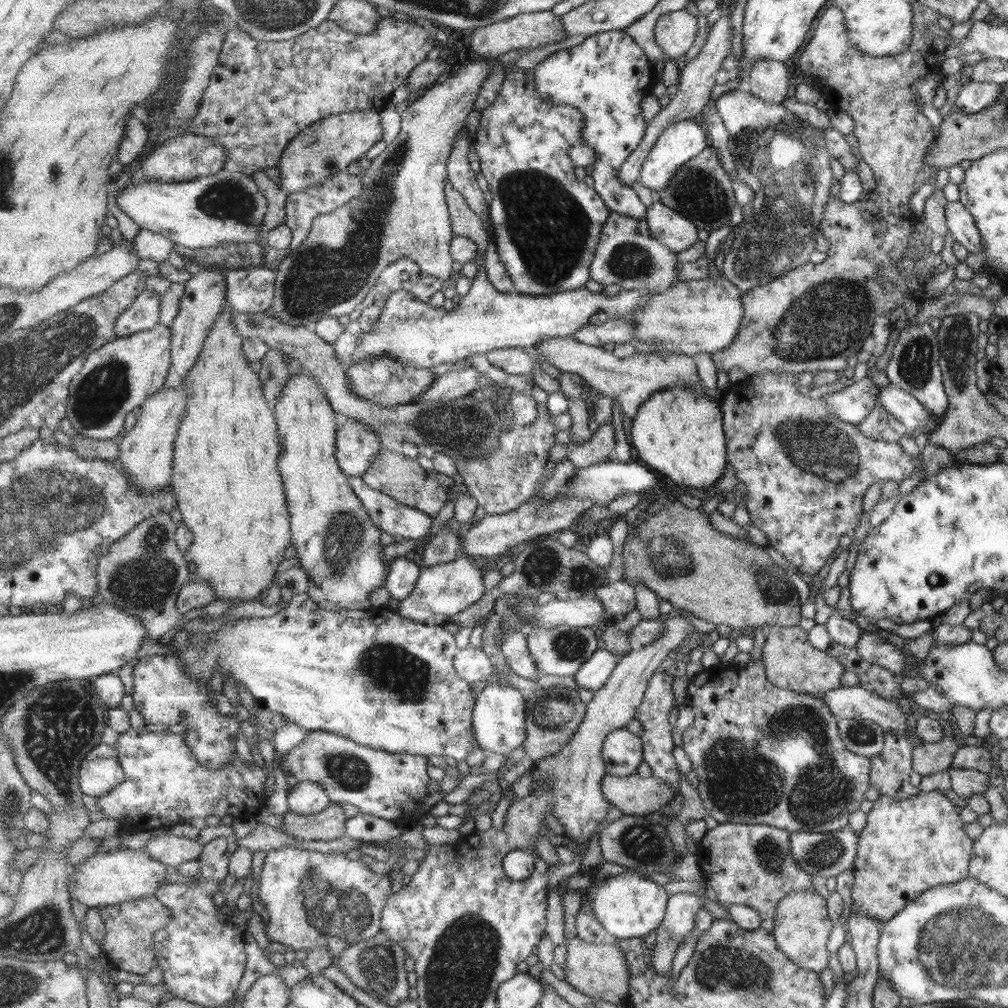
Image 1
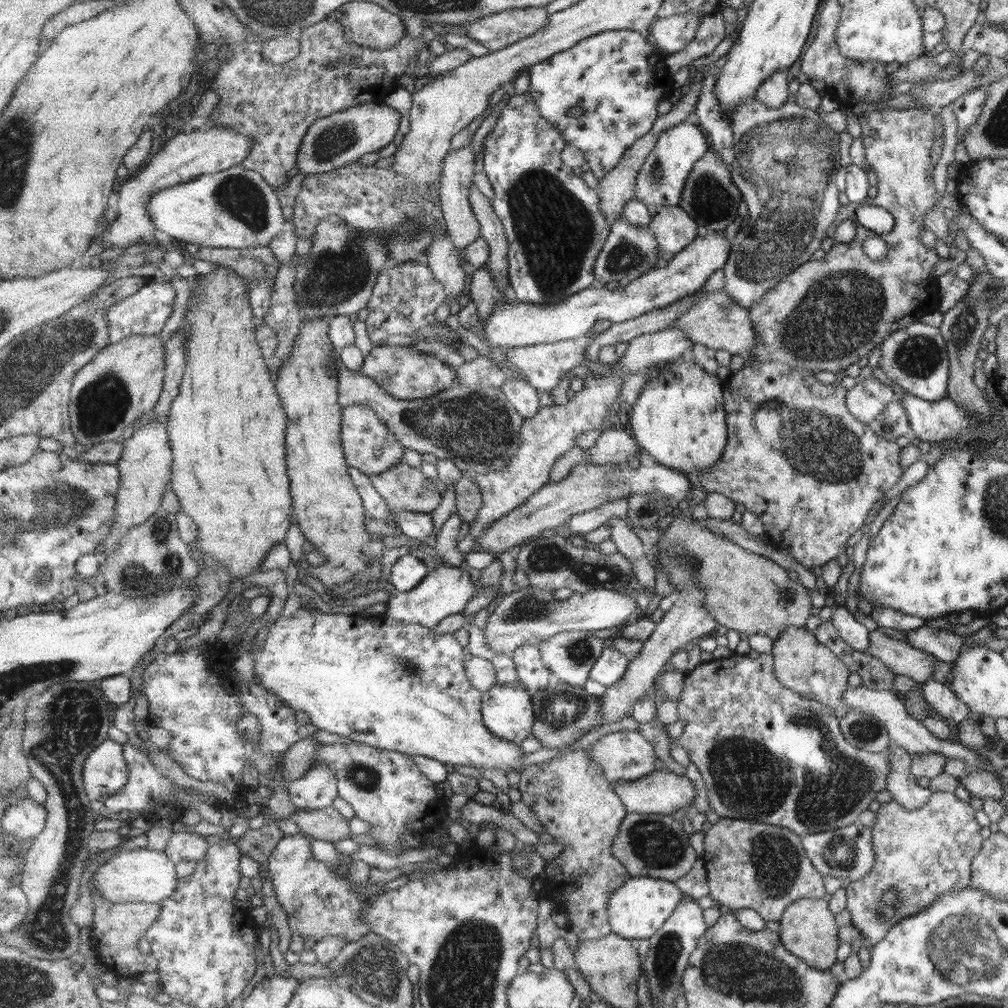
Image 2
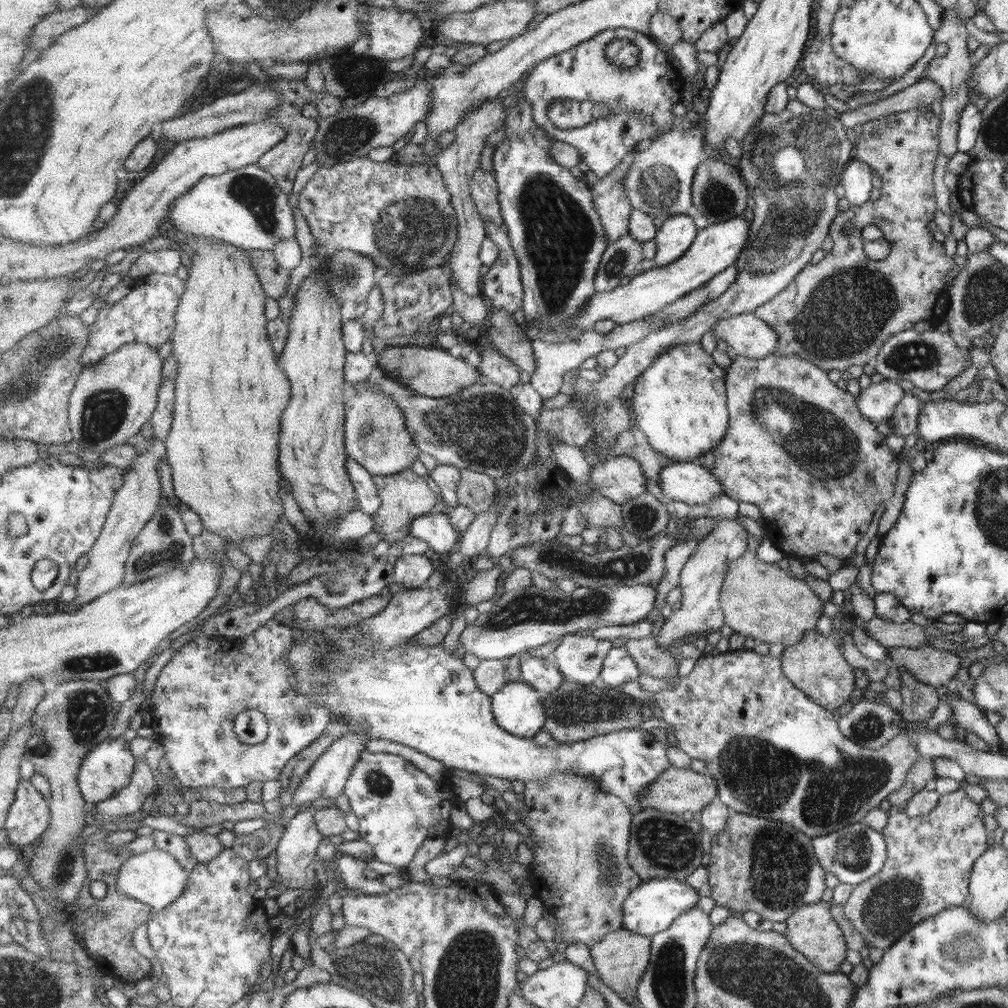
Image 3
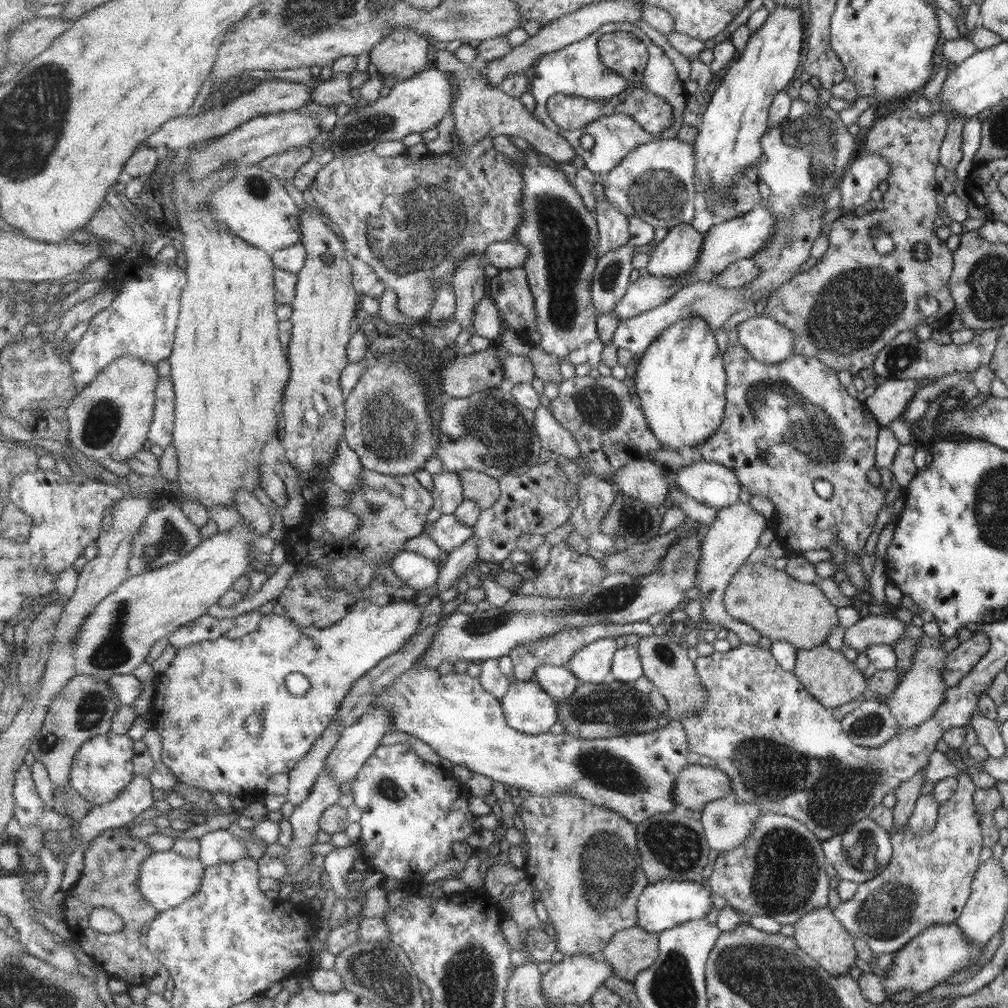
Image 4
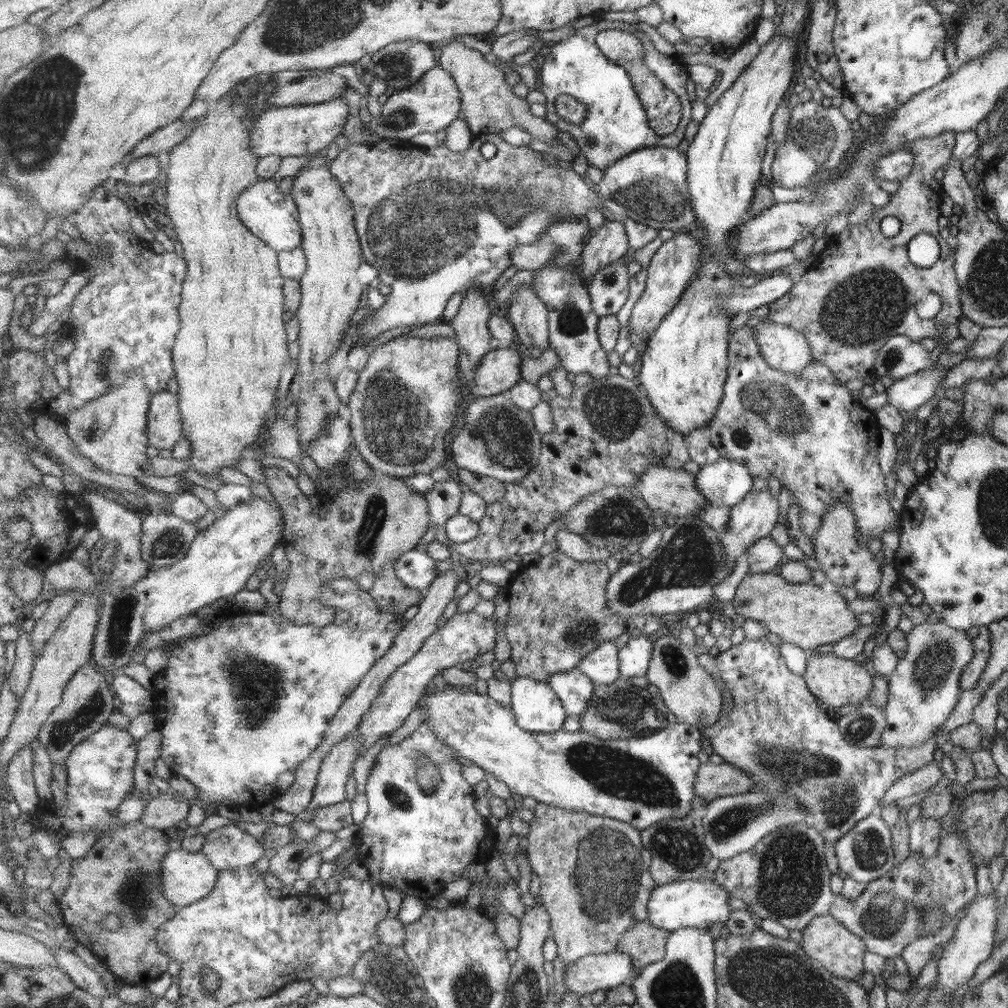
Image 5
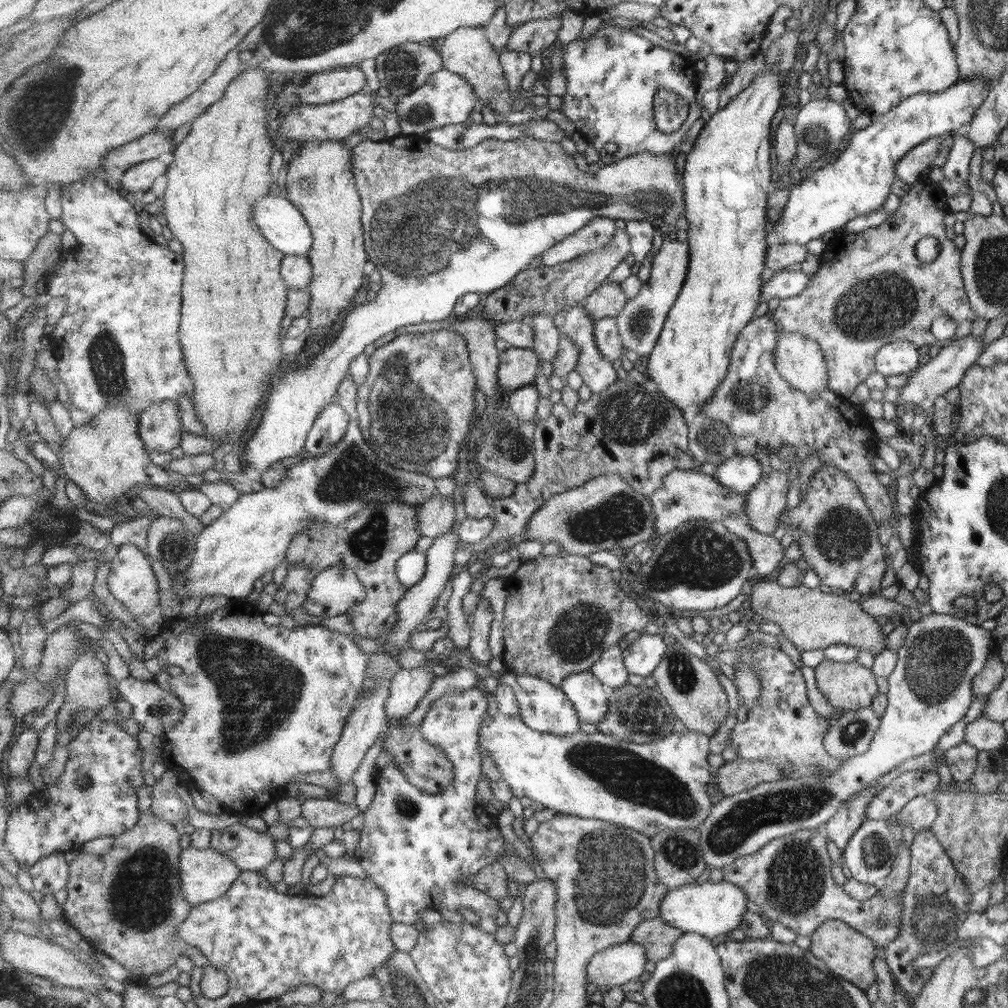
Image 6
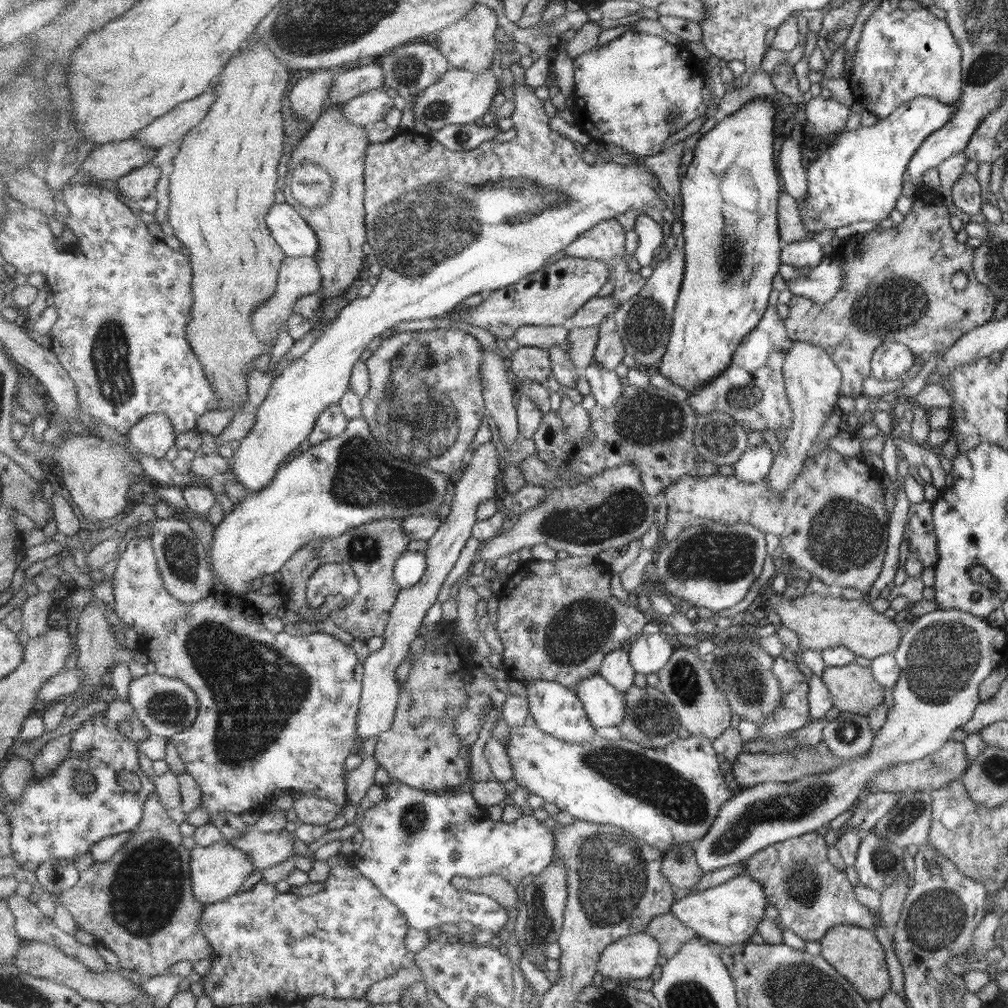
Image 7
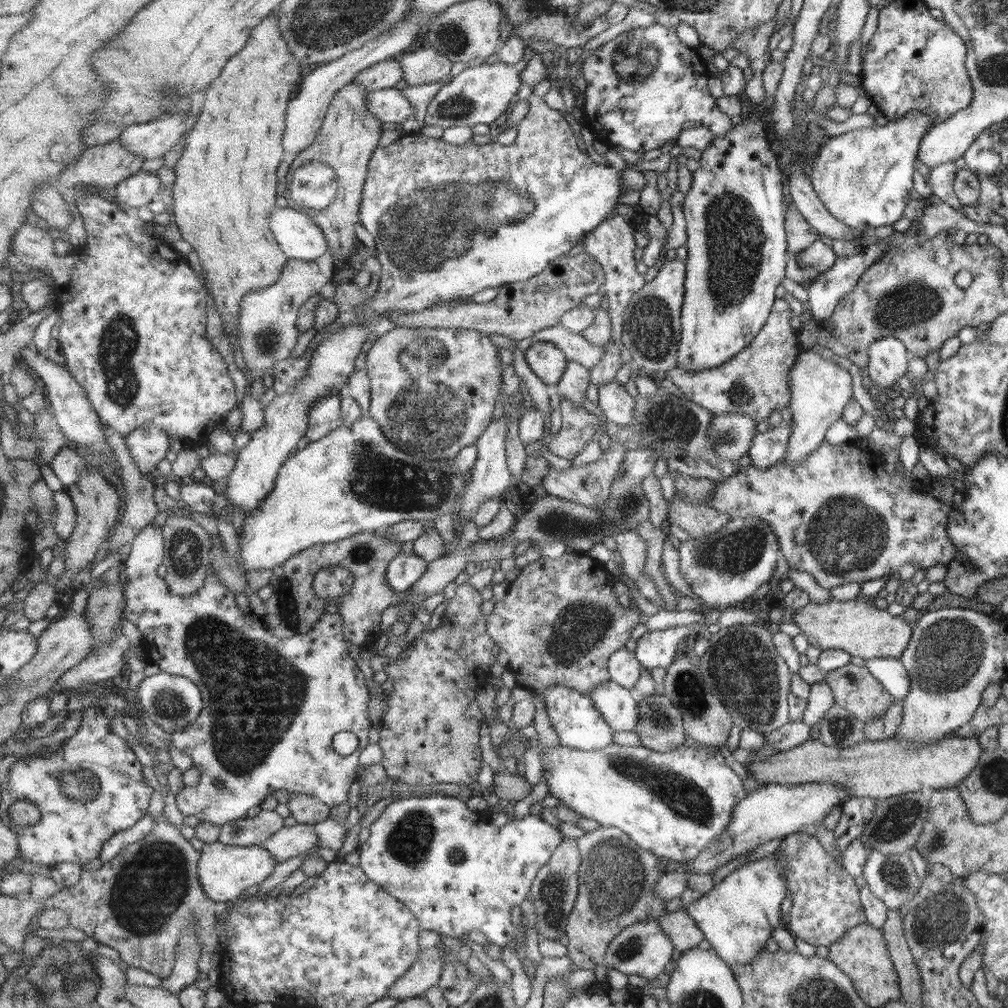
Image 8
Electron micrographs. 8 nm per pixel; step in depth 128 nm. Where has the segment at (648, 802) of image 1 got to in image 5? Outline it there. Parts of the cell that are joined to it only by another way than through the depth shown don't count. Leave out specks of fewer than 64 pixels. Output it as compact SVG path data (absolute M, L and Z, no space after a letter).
M725 762L701 764L695 780L695 793L701 796L705 804L719 797L746 793L752 787L753 781L747 771Z

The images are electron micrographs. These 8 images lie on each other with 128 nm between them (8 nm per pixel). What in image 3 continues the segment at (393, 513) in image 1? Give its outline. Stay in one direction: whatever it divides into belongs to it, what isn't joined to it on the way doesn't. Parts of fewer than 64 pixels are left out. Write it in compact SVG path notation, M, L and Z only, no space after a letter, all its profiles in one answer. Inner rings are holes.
M347 457L347 474L355 488L356 506L358 510L371 516L375 515L382 506L382 499L378 494L378 487L374 481L374 475L367 467L359 464L355 458ZM429 513L415 520L410 534L427 541L434 552L450 554L463 532L453 526L450 513Z

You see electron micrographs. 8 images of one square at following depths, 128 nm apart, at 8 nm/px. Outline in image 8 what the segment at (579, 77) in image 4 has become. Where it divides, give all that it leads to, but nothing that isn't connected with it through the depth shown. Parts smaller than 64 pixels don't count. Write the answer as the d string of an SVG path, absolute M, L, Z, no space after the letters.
M654 22L649 27L621 33L597 47L583 62L583 73L587 77L585 103L582 106L583 124L597 139L608 145L621 146L640 154L661 148L667 140L676 141L689 122L701 124L714 136L723 136L734 127L735 120L715 108L715 100L709 96L705 86L709 74L703 66L703 58L700 58L697 48L689 47L679 40L675 27L665 28L663 24Z

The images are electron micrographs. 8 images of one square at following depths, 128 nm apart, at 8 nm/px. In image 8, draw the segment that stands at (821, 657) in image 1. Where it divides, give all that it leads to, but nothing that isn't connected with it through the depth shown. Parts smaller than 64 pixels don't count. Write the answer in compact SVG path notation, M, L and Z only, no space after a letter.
M847 663L823 673L823 682L832 692L835 704L855 716L861 723L881 719L893 697L873 678L868 670Z

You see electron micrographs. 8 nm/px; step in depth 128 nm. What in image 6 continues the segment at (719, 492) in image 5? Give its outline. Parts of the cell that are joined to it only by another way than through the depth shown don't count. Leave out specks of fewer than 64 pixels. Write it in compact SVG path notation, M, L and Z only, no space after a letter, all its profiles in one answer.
M735 455L717 464L711 478L717 479L727 492L747 493L761 477L761 464L753 455Z

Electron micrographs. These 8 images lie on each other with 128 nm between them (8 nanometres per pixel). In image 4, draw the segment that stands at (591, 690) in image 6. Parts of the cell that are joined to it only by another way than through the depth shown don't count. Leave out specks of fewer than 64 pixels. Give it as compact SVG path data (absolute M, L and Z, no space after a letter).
M553 664L539 666L537 668L537 676L535 677L537 677L537 681L541 683L543 689L554 698L561 698L561 700L571 698L577 692L579 682L581 681L567 667L555 666Z

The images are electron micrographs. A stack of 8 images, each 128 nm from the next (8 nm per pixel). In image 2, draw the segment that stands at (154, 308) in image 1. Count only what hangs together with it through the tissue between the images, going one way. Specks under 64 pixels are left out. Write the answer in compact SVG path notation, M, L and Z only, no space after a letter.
M171 280L147 281L147 284L139 292L119 303L115 303L115 305L111 305L105 313L105 320L107 320L110 330L110 344L117 344L117 342L135 334L145 336L160 334L175 312L175 307L173 307L175 300L177 300L177 289L175 289Z

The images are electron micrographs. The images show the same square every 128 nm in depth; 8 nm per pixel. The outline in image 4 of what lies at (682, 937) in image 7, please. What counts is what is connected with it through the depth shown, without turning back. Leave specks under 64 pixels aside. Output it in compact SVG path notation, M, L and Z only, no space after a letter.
M637 925L627 930L620 930L615 934L600 956L611 963L615 968L616 976L629 982L634 982L640 973L654 966L654 962L659 958L659 954L659 933L652 933Z

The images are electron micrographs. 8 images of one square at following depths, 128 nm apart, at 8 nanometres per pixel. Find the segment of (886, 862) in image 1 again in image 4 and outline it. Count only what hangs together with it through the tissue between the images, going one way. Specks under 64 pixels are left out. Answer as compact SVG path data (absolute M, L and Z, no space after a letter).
M959 771L959 773L957 773L957 776L955 777L956 788L953 791L953 794L951 794L951 796L949 796L949 798L945 800L945 804L938 805L935 828L931 830L931 833L925 836L919 836L918 838L917 835L911 833L908 825L901 826L901 829L889 830L892 856L889 864L887 864L887 867L880 874L877 874L877 876L875 876L875 879L871 878L870 880L859 883L856 892L851 899L843 902L840 901L834 908L832 908L832 910L830 910L832 916L839 922L839 924L841 924L841 926L843 926L843 928L850 935L861 938L861 940L863 940L863 942L867 944L867 946L870 948L870 951L875 956L897 952L899 948L903 948L903 946L905 946L906 942L909 942L911 938L915 938L915 936L917 936L917 934L919 934L921 930L925 930L925 928L929 928L929 926L951 925L959 917L960 911L963 909L963 906L965 905L969 894L971 894L970 885L973 881L973 876L975 875L975 872L977 871L977 868L979 866L978 859L980 856L980 849L982 848L982 836L979 831L979 816L975 814L975 810L973 810L972 804L972 794L976 787L971 782L971 778L969 777L969 775L967 775L967 773L963 774L963 772Z

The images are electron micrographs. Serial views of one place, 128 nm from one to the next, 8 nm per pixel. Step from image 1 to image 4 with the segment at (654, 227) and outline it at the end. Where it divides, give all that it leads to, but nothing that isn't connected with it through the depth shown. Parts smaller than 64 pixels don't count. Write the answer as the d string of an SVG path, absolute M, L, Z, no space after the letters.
M679 224L669 229L649 257L648 272L671 279L691 272L703 250L703 236L691 224Z

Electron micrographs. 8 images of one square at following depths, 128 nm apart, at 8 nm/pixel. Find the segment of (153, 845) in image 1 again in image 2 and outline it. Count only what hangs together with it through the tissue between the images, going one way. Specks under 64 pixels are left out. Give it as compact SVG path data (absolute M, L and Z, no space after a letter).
M179 832L174 833L165 852L176 864L185 860L199 862L206 858L211 846L203 836Z

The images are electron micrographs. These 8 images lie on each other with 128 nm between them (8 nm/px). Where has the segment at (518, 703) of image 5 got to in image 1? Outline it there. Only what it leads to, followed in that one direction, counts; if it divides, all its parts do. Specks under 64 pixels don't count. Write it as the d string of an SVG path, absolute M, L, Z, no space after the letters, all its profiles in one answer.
M504 682L491 683L479 693L473 714L473 729L482 750L488 754L497 752L508 755L515 748L524 746L527 736L527 698L529 694L513 688Z

